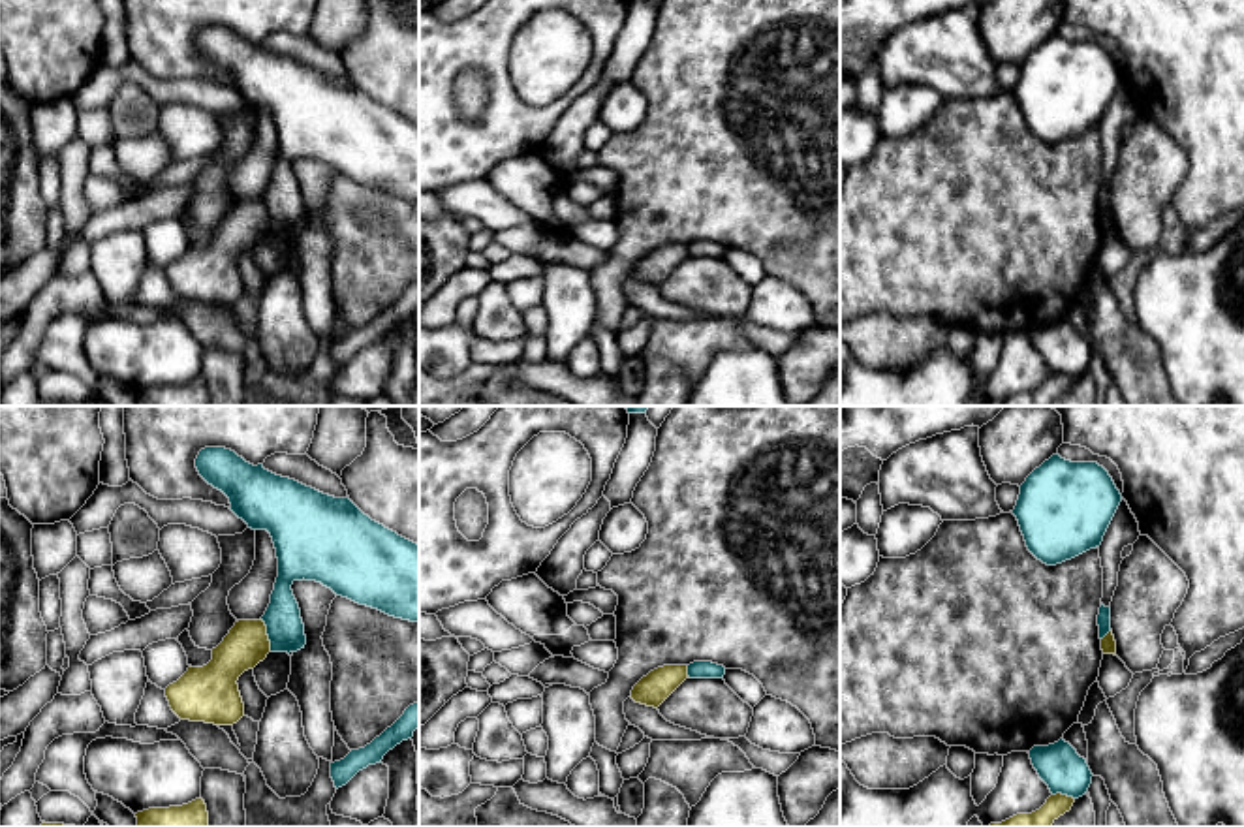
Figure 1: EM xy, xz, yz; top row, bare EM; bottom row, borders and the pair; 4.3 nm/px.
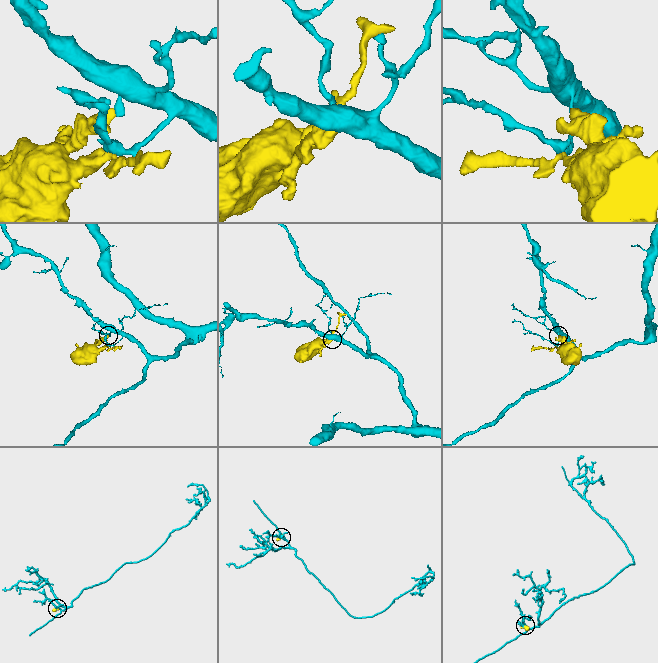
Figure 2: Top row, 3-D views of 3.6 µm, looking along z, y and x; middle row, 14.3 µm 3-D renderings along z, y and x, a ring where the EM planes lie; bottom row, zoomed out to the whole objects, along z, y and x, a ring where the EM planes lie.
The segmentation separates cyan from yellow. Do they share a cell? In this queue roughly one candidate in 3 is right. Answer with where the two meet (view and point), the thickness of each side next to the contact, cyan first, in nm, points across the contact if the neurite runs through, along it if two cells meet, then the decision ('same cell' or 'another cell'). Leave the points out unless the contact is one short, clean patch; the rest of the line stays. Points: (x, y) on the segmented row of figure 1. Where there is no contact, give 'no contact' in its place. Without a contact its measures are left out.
contact xy (267, 634); calibres 160 and 190 nm; another cell

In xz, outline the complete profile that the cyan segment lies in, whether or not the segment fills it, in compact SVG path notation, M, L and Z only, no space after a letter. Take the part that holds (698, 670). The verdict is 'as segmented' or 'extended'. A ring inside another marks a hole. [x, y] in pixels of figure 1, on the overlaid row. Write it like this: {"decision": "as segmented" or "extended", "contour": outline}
{"decision": "as segmented", "contour": "M693 662L688 665L690 679L723 679L725 667L712 662Z"}

